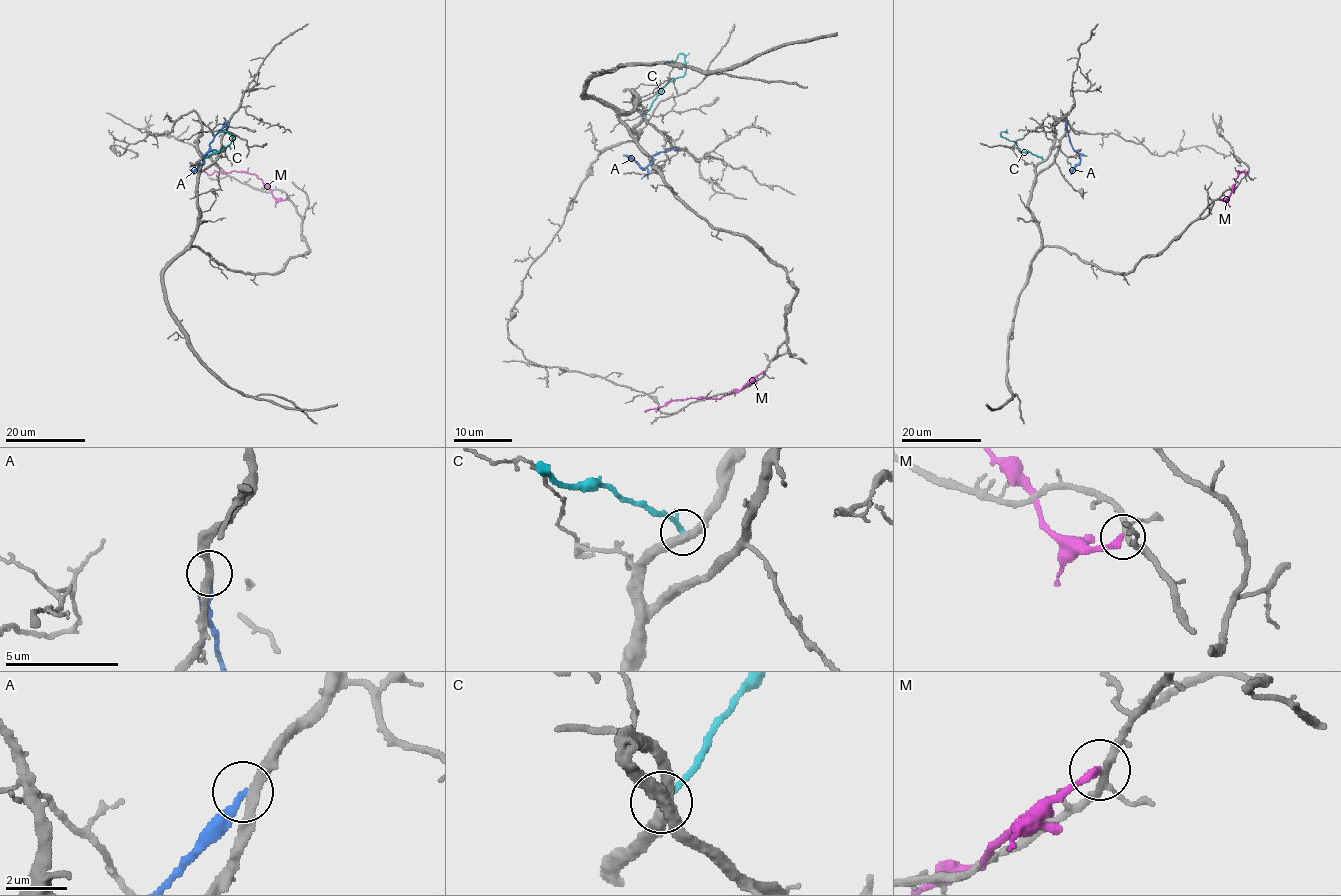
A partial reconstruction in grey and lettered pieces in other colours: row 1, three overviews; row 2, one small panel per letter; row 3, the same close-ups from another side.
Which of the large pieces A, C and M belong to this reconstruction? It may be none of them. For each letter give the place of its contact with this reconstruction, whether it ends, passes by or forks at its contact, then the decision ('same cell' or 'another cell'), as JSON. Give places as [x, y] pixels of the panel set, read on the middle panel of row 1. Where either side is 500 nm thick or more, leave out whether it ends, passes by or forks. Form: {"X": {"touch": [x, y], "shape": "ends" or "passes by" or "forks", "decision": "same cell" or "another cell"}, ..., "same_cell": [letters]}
{"A": {"touch": [678, 150], "shape": "ends", "decision": "another cell"}, "C": {"touch": [643, 116], "shape": "ends", "decision": "another cell"}, "M": {"touch": [764, 371], "shape": "ends", "decision": "another cell"}, "same_cell": []}

